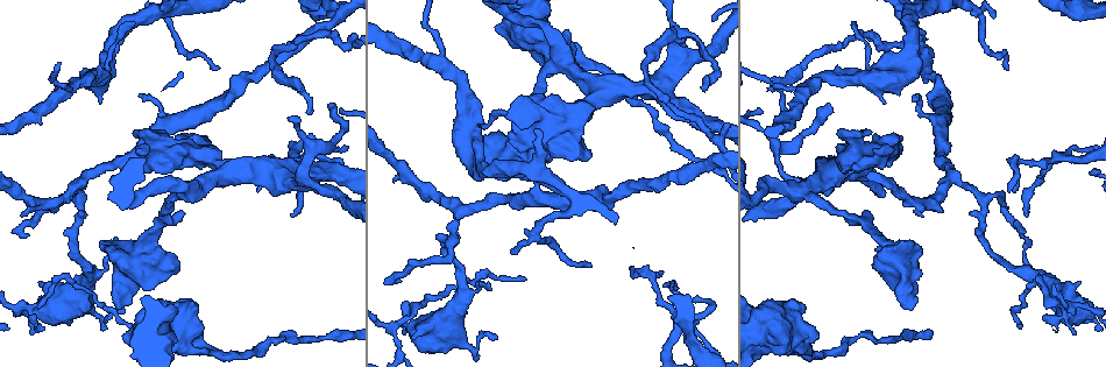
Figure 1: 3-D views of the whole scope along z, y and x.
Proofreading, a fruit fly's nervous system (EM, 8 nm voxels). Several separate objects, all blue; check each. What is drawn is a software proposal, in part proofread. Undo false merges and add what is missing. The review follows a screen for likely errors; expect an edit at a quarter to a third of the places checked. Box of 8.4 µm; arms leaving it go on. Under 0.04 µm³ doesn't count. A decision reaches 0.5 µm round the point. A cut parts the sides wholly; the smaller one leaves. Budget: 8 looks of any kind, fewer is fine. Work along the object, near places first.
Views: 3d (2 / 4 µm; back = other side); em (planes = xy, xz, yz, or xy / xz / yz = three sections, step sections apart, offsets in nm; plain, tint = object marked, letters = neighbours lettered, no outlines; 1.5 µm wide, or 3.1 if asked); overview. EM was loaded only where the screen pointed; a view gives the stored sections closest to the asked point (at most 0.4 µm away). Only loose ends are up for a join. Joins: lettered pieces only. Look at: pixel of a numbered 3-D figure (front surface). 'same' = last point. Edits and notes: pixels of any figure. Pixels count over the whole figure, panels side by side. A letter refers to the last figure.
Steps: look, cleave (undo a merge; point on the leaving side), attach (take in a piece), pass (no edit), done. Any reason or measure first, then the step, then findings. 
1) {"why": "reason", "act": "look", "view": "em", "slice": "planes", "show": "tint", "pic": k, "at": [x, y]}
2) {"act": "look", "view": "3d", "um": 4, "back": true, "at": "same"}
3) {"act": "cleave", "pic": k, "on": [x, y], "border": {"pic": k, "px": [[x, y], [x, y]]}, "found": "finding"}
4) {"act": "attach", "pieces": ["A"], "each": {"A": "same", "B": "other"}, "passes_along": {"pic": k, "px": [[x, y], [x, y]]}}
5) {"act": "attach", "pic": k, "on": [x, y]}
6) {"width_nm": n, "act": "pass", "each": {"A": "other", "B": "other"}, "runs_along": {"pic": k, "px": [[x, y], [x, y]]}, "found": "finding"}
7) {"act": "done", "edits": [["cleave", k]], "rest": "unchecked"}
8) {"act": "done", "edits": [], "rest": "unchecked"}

{"why": "free end", "act": "look", "view": "3d", "um": 2, "pic": 1, "at": [911, 308]}

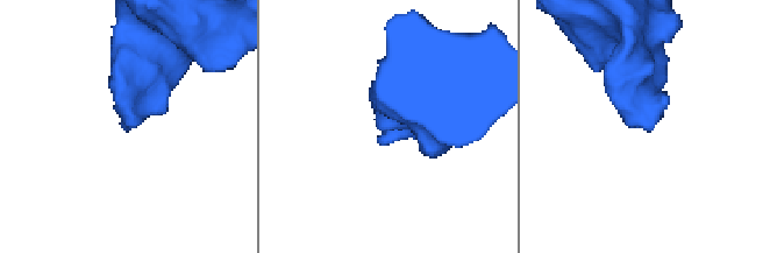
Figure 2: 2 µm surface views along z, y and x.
{"act": "look", "view": "em", "slice": "planes", "show": "tint", "pic": 2, "at": [123, 129]}

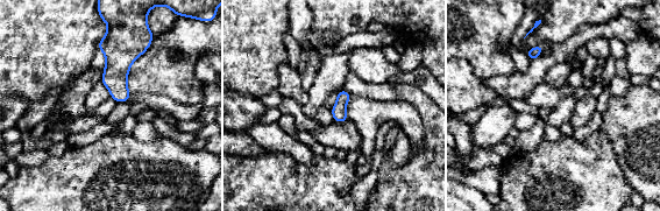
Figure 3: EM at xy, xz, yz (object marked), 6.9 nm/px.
{"why": "what lies round it", "act": "look", "view": "em", "slice": "planes", "show": "letters", "at": "same"}

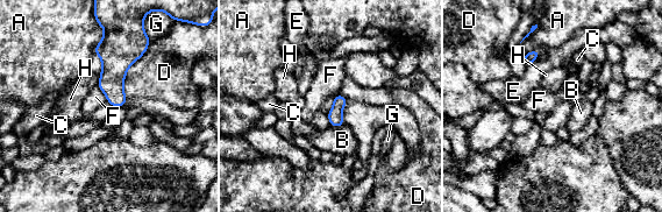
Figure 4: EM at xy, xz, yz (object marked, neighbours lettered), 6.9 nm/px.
{"act": "pass", "each": {"A": "other", "B": "other", "C": "other", "D": "other", "E": "other", "F": "other", "G": "other", "H": "other"}, "found": "no lettered piece goes on from it"}

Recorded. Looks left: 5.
{"why": "sharp bend", "act": "look", "view": "3d", "um": 4, "pic": 1, "at": [562, 63]}

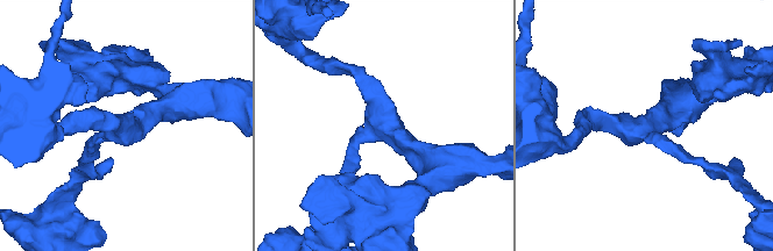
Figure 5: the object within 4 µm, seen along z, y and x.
{"arms": 3, "arm_widths_nm": [200, 220, 220], "why": "now the EM", "act": "look", "view": "em", "slice": "planes", "show": "plain", "pic": 5, "at": [382, 128]}

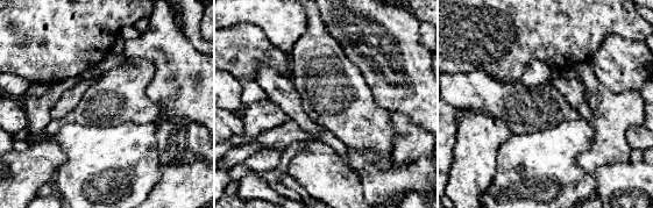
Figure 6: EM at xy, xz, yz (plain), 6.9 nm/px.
{"why": "see the neighbours", "act": "look", "view": "em", "slice": "planes", "show": "letters", "at": "same"}

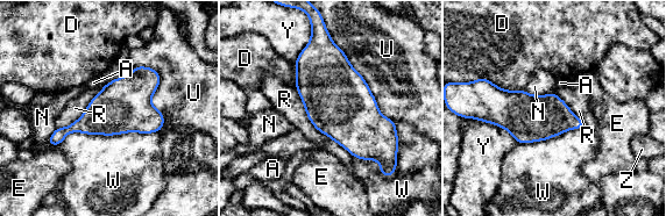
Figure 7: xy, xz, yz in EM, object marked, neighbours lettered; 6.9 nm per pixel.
{"width_nm": 320, "longest_contact_nm": ["U", 800], "act": "pass", "each": {"A": "other", "D": "other", "E": "other", "N": "other", "R": "other", "U": "other", "W": "other", "Y": "other", "Z": "other"}, "found": "one cell here"}

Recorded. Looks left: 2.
{"act": "done", "edits": [], "rest": "unchecked"}

